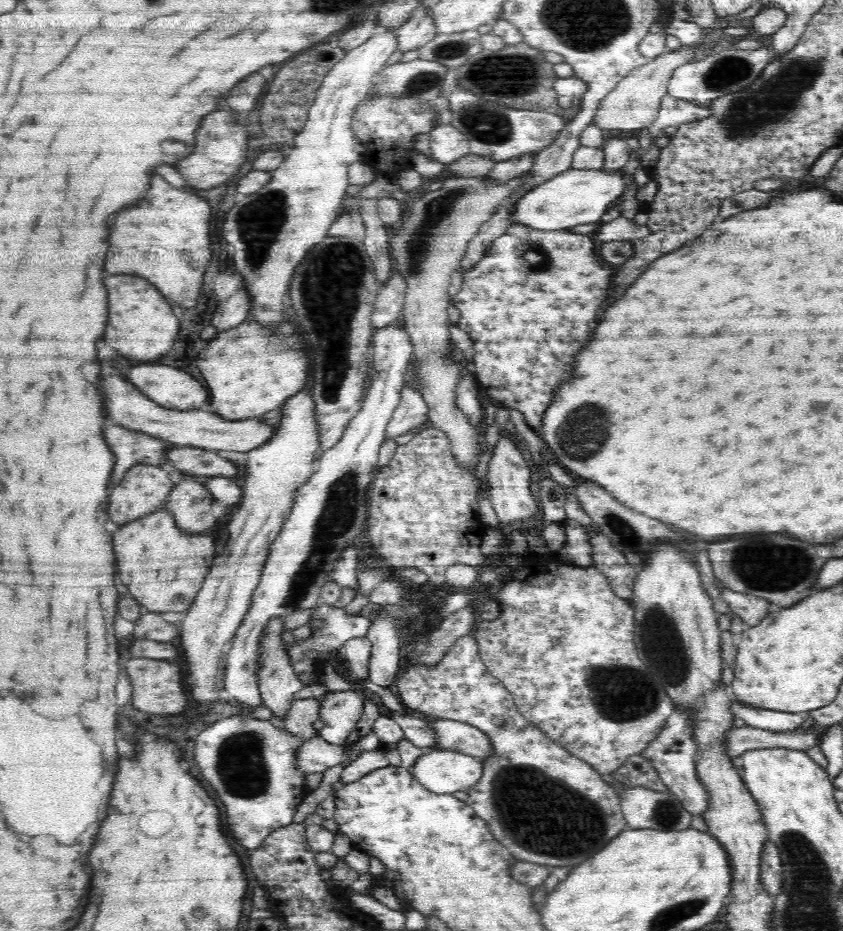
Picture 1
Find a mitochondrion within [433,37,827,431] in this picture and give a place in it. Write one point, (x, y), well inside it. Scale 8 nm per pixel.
(746, 117)

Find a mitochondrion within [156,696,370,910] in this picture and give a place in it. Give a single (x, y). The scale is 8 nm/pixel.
(241, 763)

